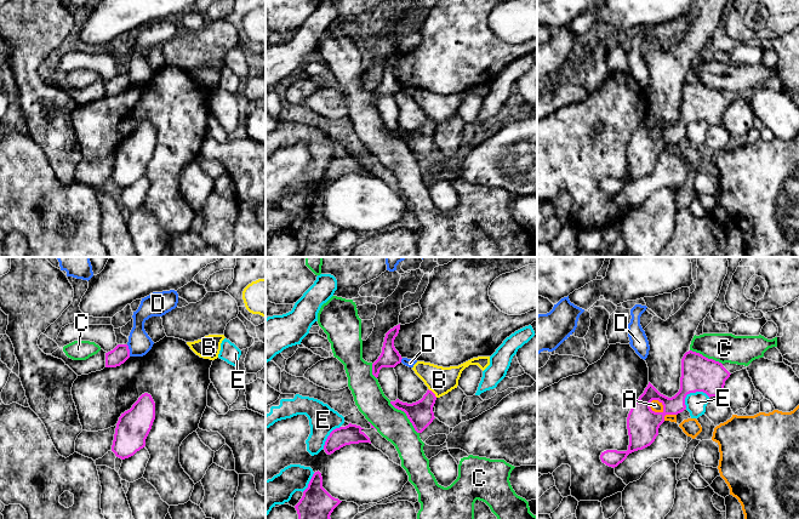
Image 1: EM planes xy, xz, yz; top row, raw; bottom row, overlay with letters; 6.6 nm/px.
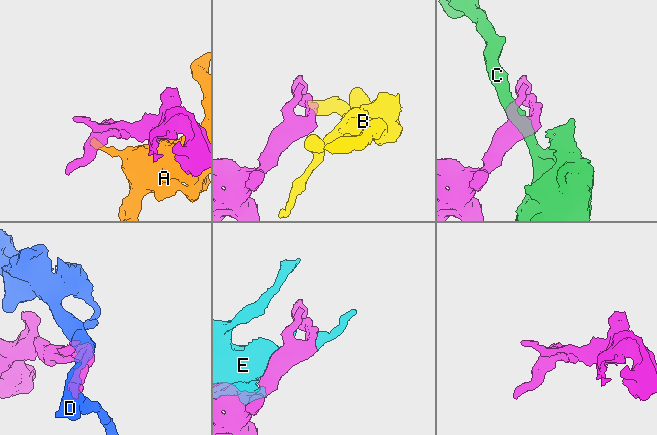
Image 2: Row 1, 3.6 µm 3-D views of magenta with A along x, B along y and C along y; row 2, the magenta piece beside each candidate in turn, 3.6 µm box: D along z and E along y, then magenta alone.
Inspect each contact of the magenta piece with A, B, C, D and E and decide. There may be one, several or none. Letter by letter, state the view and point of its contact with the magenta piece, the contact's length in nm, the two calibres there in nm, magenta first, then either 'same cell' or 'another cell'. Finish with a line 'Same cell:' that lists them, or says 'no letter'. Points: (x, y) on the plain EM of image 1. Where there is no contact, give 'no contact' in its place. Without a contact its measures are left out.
A: meets magenta in yz at (654, 140); contact 120 nm long; 220 nm thick on the magenta side, 70 nm on the other; another cell
B: meets magenta in xz at (433, 121); contact 90 nm long; 170 nm thick on the magenta side, 180 nm on the other; another cell
C: meets magenta in xz at (406, 143); contact 300 nm long; 170 nm thick on the magenta side, 200 nm on the other; another cell
D: meets magenta in xy at (129, 79); contact 80 nm long; 120 nm thick on the magenta side, 160 nm on the other; another cell
E: meets magenta in yz at (691, 120); contact 180 nm long; 240 nm thick on the magenta side, 140 nm on the other; another cell
Same cell: no letter

